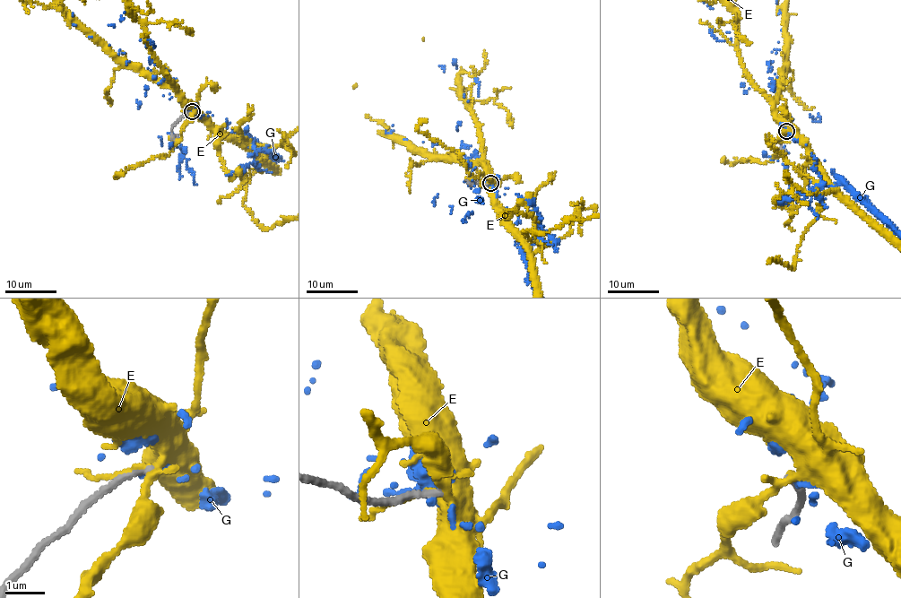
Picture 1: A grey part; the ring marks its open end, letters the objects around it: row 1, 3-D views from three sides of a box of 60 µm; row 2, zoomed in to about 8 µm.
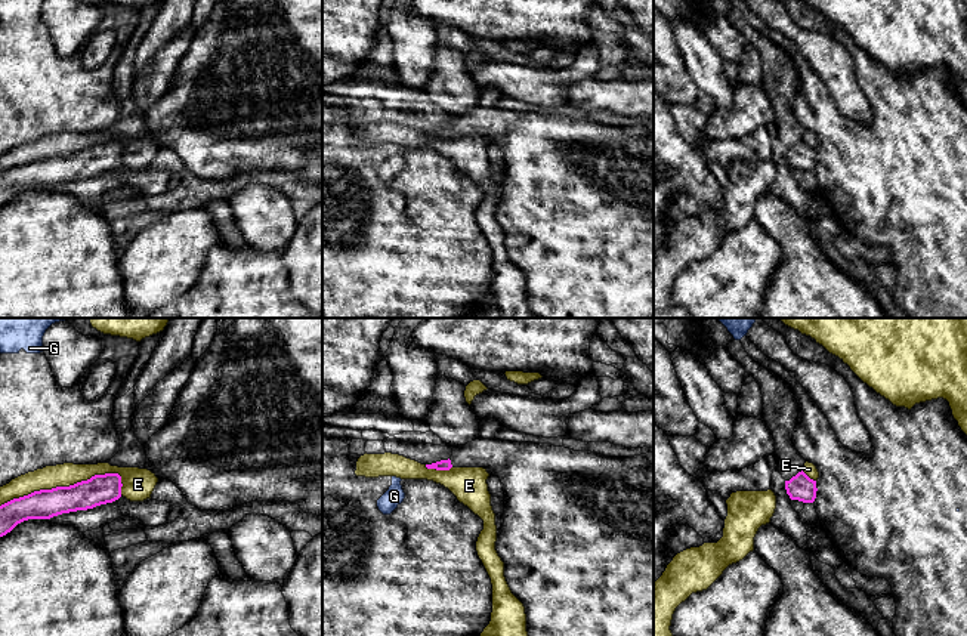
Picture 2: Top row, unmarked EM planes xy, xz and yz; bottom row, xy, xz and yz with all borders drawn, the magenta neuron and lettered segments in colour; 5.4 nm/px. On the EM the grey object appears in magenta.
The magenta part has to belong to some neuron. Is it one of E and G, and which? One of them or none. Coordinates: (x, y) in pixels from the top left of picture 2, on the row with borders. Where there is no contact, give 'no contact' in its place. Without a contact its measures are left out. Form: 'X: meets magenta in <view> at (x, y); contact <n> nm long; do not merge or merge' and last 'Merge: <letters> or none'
E: meets magenta in xy at (61, 487); contact 700 nm long; do not merge
G: no contact; do not merge
Merge: none

